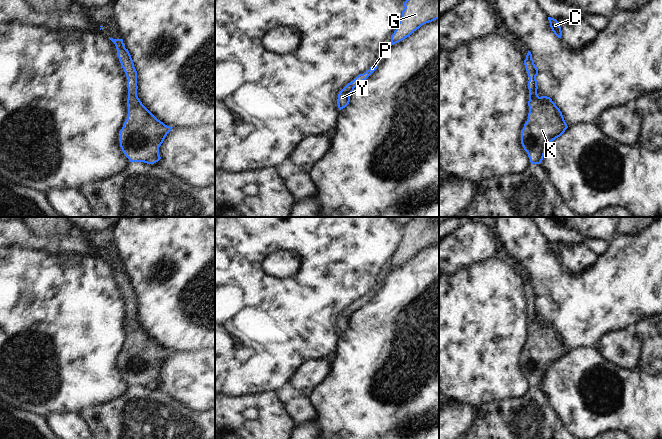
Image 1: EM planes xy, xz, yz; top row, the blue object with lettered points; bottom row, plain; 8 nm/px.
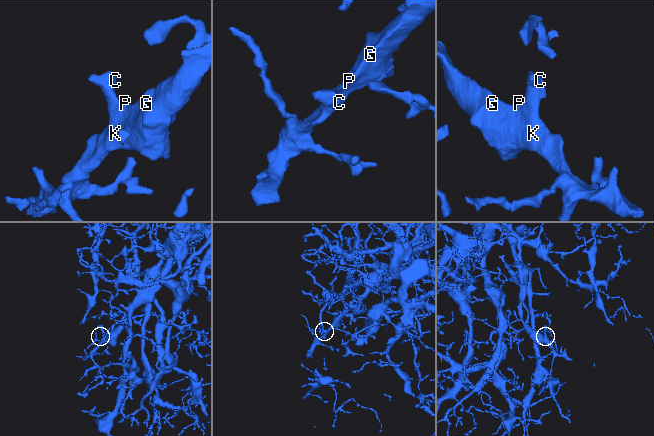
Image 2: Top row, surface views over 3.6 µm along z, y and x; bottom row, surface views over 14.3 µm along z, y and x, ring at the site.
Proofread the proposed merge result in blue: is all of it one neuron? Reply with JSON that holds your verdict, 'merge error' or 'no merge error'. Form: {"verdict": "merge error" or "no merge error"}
{"verdict": "no merge error"}

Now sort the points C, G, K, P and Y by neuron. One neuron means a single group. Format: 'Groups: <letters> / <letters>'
Groups: C G K P Y

